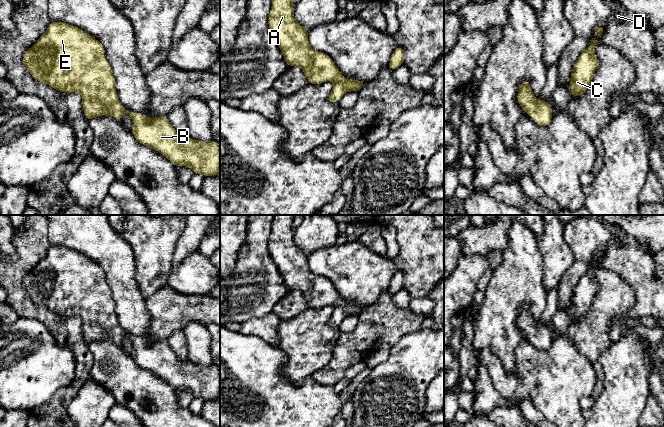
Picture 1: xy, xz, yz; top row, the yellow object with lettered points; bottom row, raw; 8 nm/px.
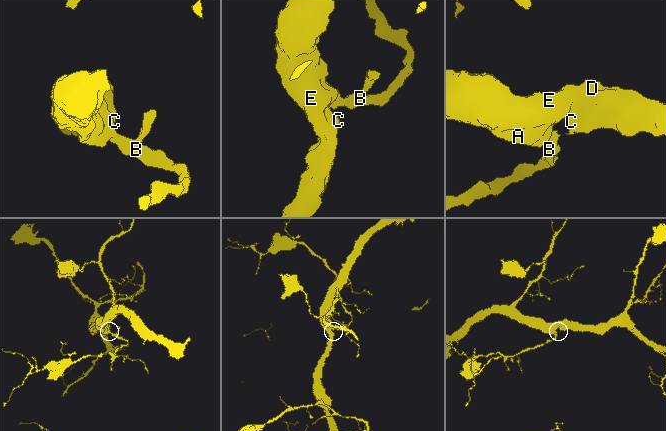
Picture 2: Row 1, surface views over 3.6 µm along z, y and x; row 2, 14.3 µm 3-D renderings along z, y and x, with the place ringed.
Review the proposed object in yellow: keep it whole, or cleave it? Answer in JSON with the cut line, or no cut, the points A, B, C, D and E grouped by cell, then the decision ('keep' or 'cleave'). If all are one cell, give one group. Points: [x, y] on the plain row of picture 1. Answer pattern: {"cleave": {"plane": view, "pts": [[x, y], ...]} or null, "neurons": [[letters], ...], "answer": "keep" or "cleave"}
{"cleave": null, "neurons": [["A", "B", "C", "D", "E"]], "answer": "keep"}

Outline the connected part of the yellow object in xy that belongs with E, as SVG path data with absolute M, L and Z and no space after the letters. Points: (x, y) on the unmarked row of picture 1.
M50 246L47 255L38 262L32 271L25 275L23 287L34 304L43 306L59 316L80 317L82 320L83 336L87 345L102 339L112 339L121 345L123 339L128 337L133 346L130 356L140 368L158 375L176 391L187 390L195 398L201 398L203 400L216 400L220 398L220 369L215 364L204 366L191 361L183 363L170 348L167 340L154 340L150 343L144 338L129 336L120 328L115 312L115 302L109 286L104 281L102 268L79 251L64 246Z

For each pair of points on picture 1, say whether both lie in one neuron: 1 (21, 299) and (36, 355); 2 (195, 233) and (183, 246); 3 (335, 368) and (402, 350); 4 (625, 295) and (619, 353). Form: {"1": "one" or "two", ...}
{"1": "two", "2": "one", "3": "two", "4": "two"}

